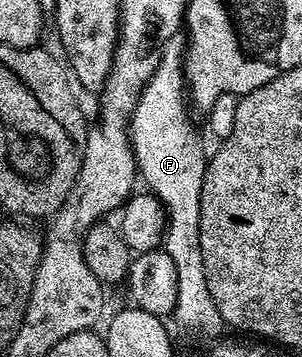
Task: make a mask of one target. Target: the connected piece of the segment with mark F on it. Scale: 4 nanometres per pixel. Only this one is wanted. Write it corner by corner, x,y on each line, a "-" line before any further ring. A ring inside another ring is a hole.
170,49
166,57
170,60
170,81
164,82
159,89
151,88
140,95
134,117
130,120
130,143
144,185
146,181
145,188
161,201
166,210
168,224
164,248
168,255
172,255
172,263
176,263
173,320
178,320
190,333
203,333
206,337
218,339
224,332
222,316
220,311
216,311
216,303
212,303
212,291
208,291
208,279
204,279
204,259
200,255
200,195
208,153
202,150
186,118
188,93
184,88
183,50
-
146,109
150,112
147,117

